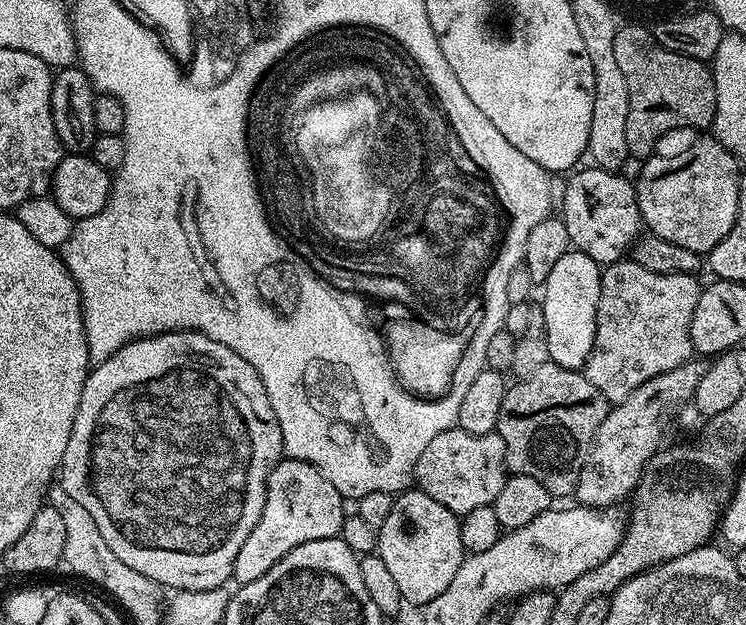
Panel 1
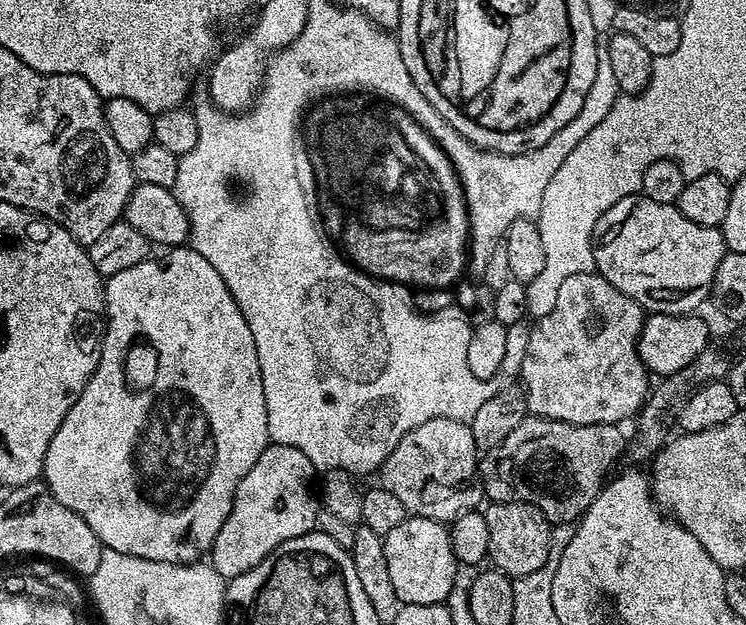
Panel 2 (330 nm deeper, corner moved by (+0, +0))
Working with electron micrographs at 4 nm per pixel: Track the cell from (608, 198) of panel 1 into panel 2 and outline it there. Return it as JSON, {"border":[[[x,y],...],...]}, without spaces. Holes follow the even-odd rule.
{"border":[[[643,194],[627,196],[594,226],[592,253],[596,271],[610,286],[634,298],[645,313],[661,312],[687,316],[700,310],[712,294],[714,274],[726,249],[720,228],[698,226],[680,213],[675,204],[654,202]]]}

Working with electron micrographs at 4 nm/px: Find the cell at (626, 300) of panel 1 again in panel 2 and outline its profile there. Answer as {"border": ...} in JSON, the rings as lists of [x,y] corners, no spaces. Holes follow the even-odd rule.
{"border":[[[597,271],[564,279],[554,310],[531,325],[530,342],[526,342],[526,358],[522,358],[518,380],[529,413],[571,424],[620,426],[623,420],[631,421],[650,391],[650,373],[638,354],[638,338],[645,315],[634,298],[626,298],[622,290],[610,286]]]}

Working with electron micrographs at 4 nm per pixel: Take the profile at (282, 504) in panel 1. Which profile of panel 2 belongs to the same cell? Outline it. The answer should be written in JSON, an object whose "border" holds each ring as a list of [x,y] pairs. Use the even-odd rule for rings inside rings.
{"border":[[[269,443],[262,454],[258,454],[258,462],[254,462],[254,466],[250,466],[250,471],[246,473],[246,478],[238,482],[230,514],[226,522],[222,522],[222,530],[218,530],[218,538],[214,538],[212,543],[210,563],[225,581],[246,574],[246,570],[261,564],[278,546],[282,546],[282,542],[290,542],[290,538],[298,538],[316,528],[318,496],[314,491],[312,475],[314,469],[310,458],[306,458],[302,450],[294,450],[294,446]]]}

